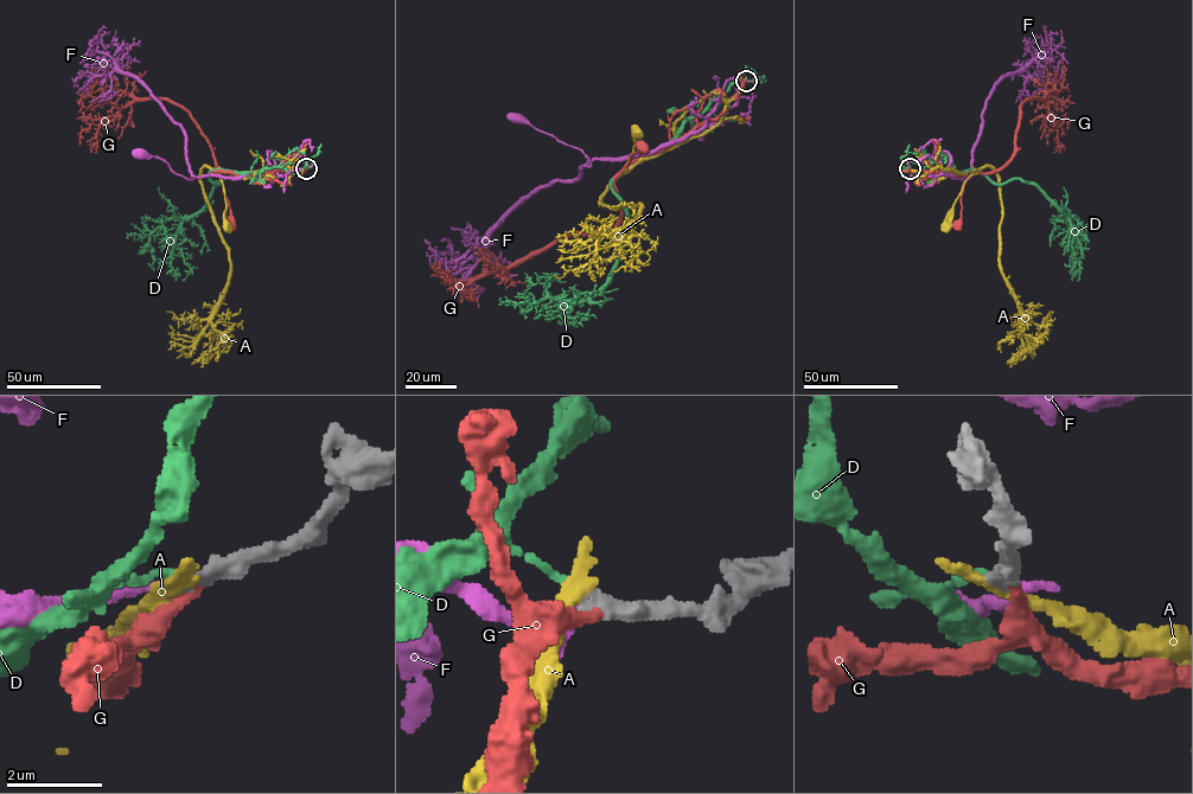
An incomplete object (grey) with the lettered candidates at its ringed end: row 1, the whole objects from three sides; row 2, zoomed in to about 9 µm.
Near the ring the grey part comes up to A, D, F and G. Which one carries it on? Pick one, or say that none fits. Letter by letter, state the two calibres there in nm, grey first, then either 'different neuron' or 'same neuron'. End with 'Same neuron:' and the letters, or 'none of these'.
A: calibres 340 and 380 nm; different neuron
D: calibres 300 and 150 nm; different neuron
F: calibres 320 and 240 nm; different neuron
G: calibres 400 and 280 nm; same neuron
Same neuron: G

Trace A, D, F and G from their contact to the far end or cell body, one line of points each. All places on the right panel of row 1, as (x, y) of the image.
A: (908, 167), (927, 172), (938, 167), (964, 173), (977, 172), (964, 183), (946, 225)
D: (908, 167), (978, 170), (995, 183), (1034, 184), (1069, 218), (1073, 247), (1064, 263)
F: (908, 168), (930, 175), (962, 177), (970, 173), (971, 177), (962, 179), (948, 160), (936, 154)
G: (908, 168), (976, 173), (964, 184), (962, 218), (957, 224)

